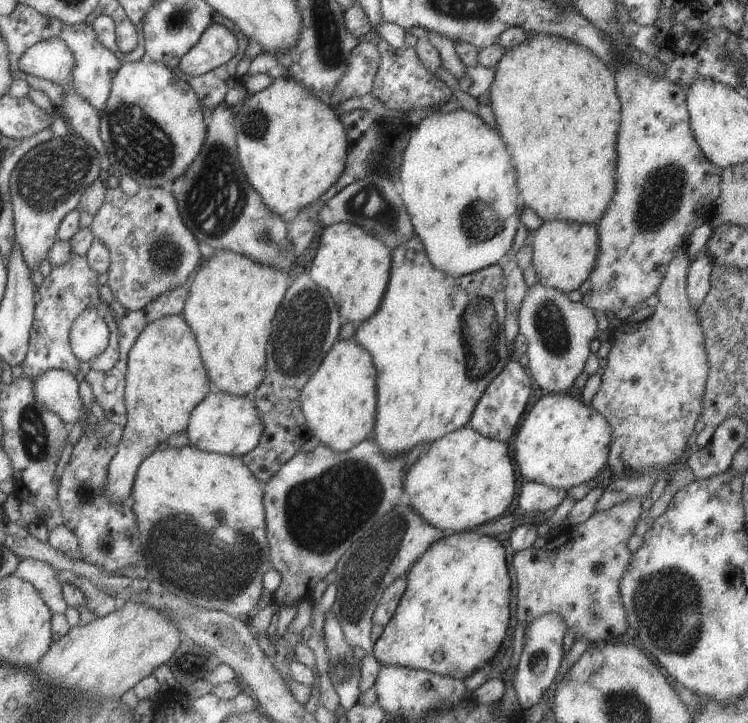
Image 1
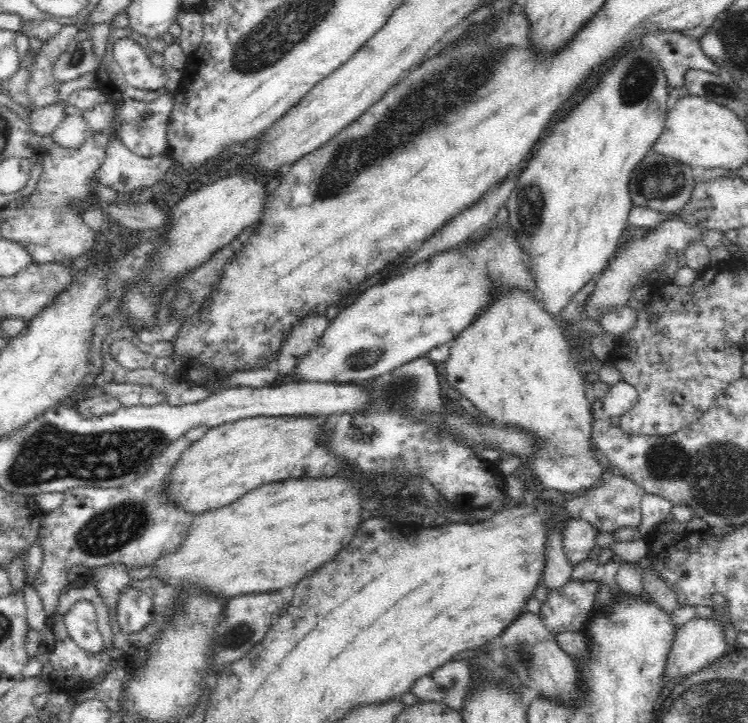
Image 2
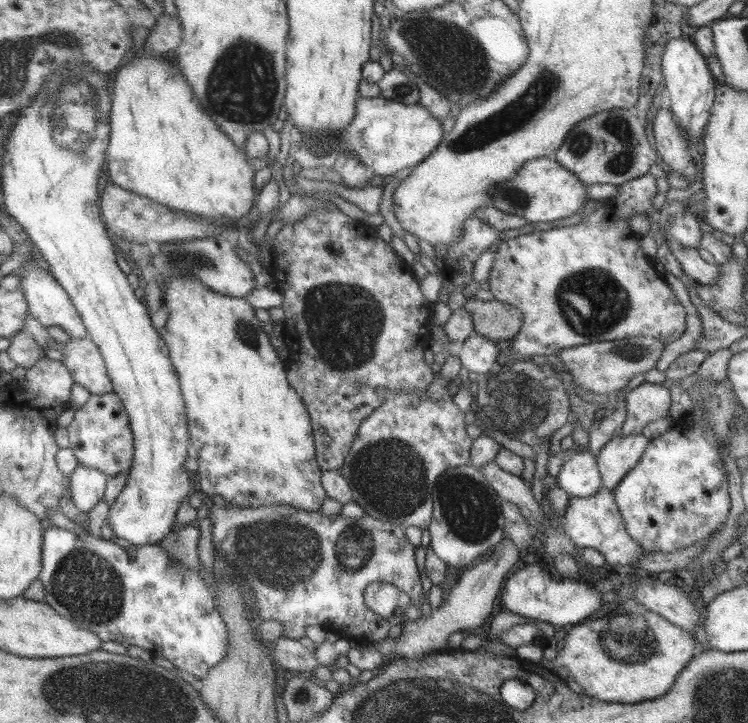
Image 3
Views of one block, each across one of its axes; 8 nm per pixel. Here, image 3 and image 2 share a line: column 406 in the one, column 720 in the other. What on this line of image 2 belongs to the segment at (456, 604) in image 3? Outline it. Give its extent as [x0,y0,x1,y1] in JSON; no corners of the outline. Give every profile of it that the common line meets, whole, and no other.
[664,618,727,680]

